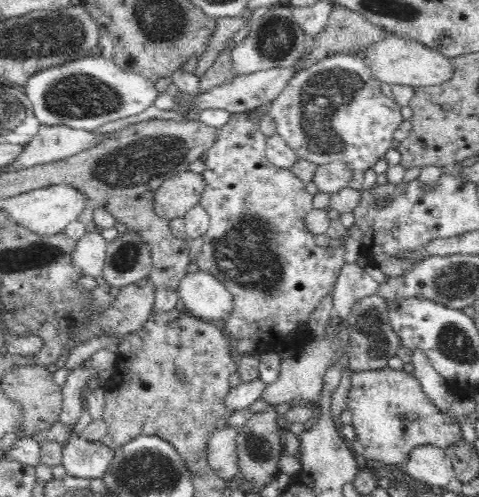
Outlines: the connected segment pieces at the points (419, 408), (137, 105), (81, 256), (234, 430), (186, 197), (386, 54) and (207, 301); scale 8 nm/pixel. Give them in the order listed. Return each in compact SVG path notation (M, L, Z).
M386 366L353 372L347 397L346 408L353 412L351 424L358 435L352 449L364 465L369 461L404 465L416 447L434 445L446 450L461 440L460 424L448 413L439 412L423 391L417 375L404 369L394 370Z
M88 54L80 60L46 67L30 76L23 89L40 126L64 125L94 131L108 122L144 112L154 104L159 94L154 81L138 73L123 71L102 54Z
M100 229L88 232L84 238L76 243L72 255L72 262L84 275L98 278L103 276L105 258L107 257L107 242L102 237Z
M226 426L218 430L207 445L207 459L216 474L226 481L236 480L238 464L238 434L242 427Z
M189 170L166 180L153 197L154 213L168 222L184 217L200 203L206 187L203 174Z
M393 33L386 35L381 41L360 53L363 53L365 61L381 83L401 84L414 88L429 87L448 82L455 73L453 59L444 56L437 49L403 39Z
M201 268L194 273L188 272L182 279L179 299L182 310L201 320L224 320L234 309L234 296L226 289L226 286L213 274Z

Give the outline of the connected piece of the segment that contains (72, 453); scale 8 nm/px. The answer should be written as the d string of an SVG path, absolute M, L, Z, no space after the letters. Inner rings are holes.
M72 435L72 440L63 446L63 465L68 475L86 478L103 478L114 460L117 449L110 448L101 442L89 442L82 437Z

